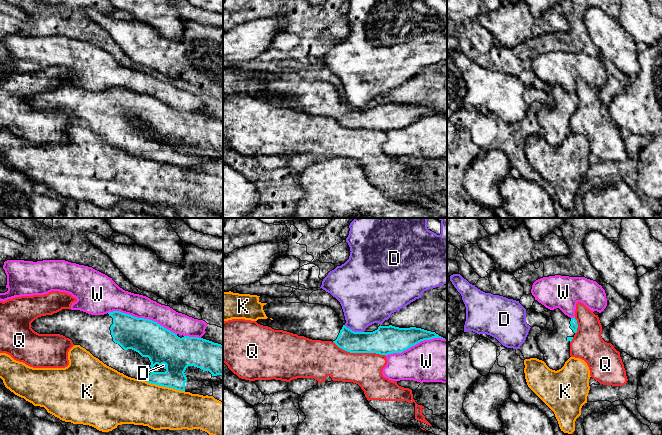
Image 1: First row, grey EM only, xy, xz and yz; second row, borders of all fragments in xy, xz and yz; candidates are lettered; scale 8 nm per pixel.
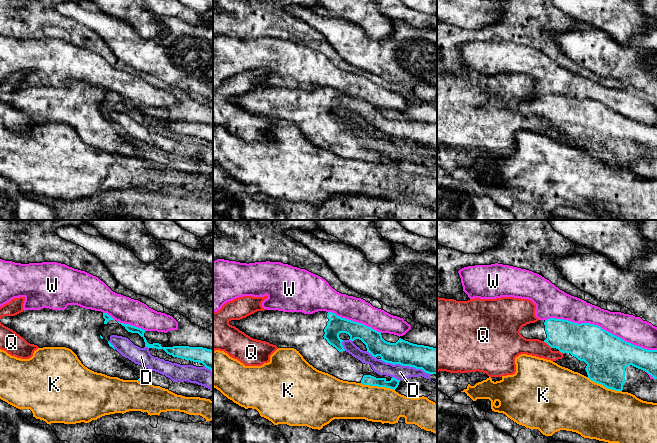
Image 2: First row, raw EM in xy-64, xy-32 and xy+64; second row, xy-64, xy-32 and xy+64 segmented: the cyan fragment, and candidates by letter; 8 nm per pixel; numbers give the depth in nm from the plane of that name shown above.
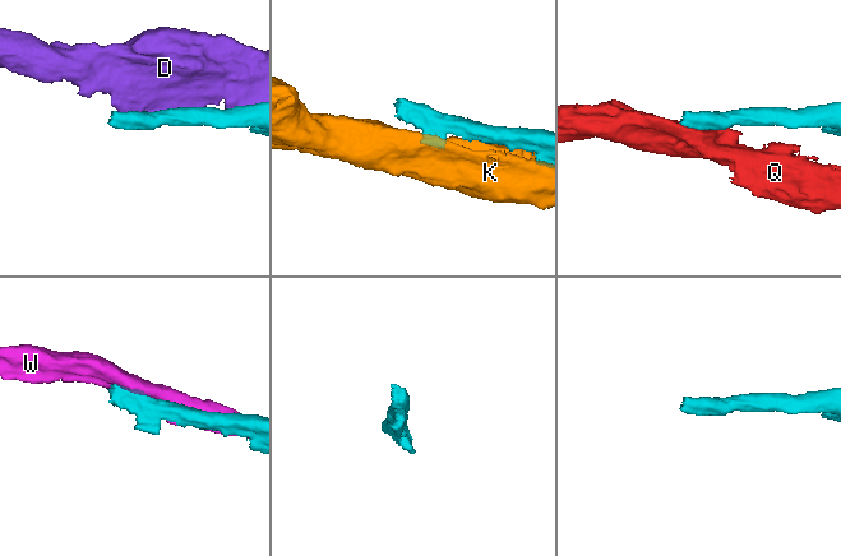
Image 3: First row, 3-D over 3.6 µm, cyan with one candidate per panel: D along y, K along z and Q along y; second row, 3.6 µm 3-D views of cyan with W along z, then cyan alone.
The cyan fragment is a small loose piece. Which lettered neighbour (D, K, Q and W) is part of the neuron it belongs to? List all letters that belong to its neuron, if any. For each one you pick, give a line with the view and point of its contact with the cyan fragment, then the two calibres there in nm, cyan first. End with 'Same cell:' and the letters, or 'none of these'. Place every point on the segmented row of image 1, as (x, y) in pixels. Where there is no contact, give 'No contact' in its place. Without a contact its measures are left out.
Same cell: none of these

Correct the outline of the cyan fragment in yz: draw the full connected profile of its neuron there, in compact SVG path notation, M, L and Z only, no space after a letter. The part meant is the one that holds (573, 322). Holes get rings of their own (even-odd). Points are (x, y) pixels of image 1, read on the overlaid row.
M559 308L552 310L552 331L542 330L536 336L537 344L544 354L544 362L552 370L561 369L570 356L570 342L577 332L577 320L565 315Z

